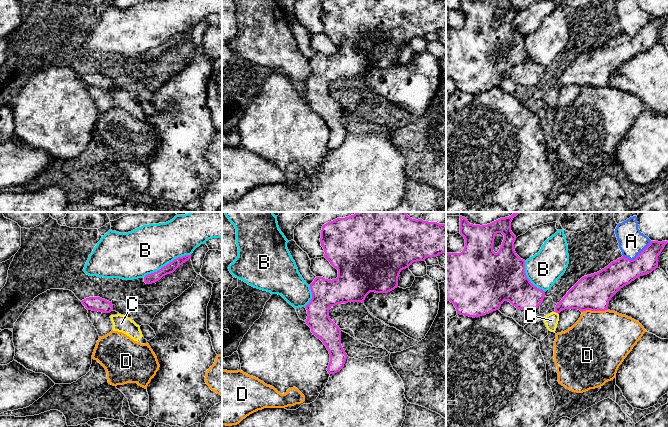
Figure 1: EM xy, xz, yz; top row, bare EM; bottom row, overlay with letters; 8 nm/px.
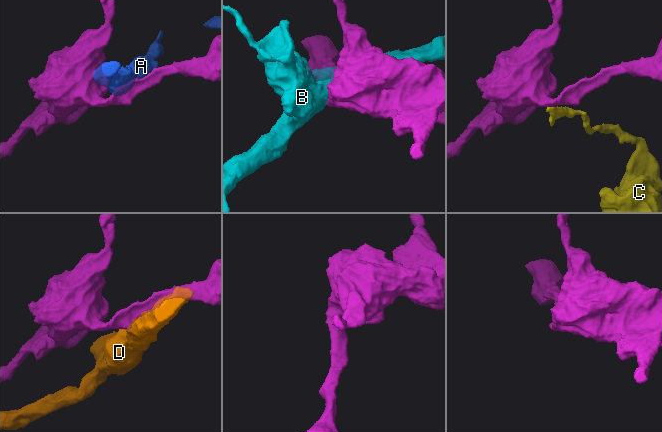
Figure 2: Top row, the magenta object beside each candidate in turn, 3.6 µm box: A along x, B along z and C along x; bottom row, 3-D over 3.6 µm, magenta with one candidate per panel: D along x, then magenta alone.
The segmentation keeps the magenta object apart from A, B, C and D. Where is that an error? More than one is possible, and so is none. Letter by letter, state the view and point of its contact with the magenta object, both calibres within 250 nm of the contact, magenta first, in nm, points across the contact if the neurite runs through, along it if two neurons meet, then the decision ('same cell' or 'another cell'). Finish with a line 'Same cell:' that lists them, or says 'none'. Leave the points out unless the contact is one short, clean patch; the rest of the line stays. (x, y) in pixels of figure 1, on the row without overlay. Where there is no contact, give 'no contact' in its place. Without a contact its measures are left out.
A: contact yz (638, 31); calibres 220 and 220 nm; border yz (651, 17), (634, 34), (628, 35), (623, 32); another cell
B: contact xy (167, 40); calibres 80 and 380 nm; another cell
C: contact yz (556, 88); calibres 220 and 110 nm; border yz (554, 87), (558, 90); another cell
D: contact yz (594, 86); calibres 300 and 480 nm; another cell
Same cell: none

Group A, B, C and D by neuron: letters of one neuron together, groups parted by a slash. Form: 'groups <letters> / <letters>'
groups A / B / C / D

